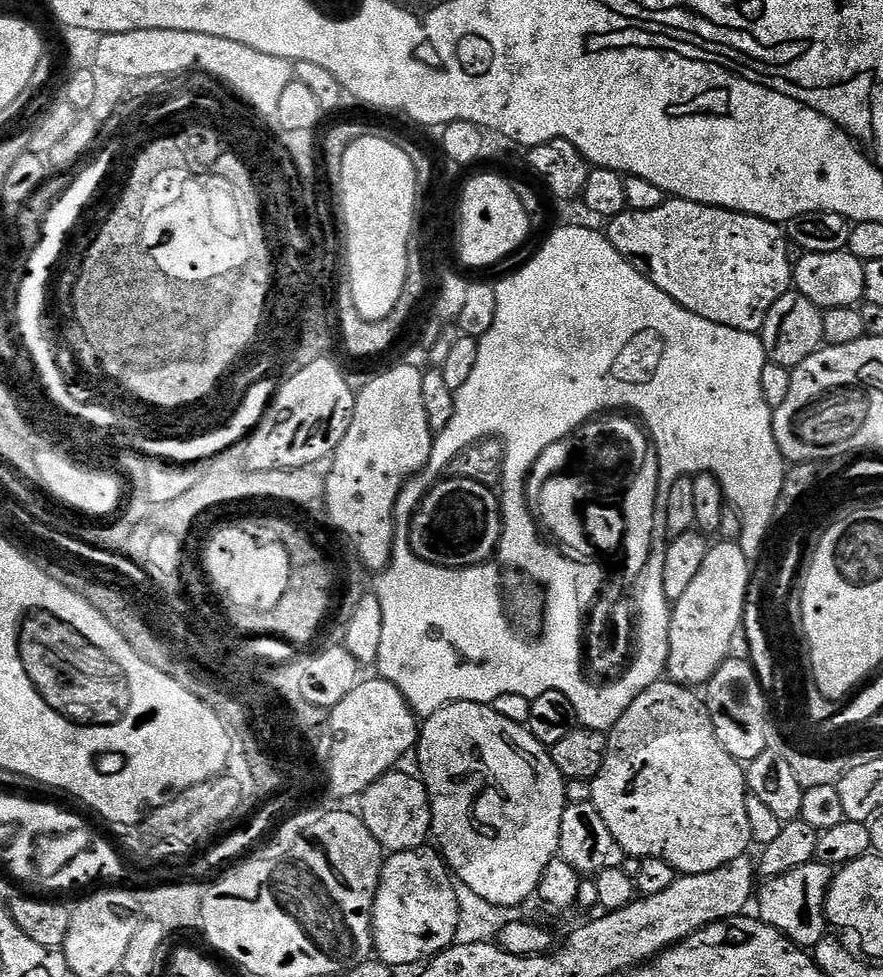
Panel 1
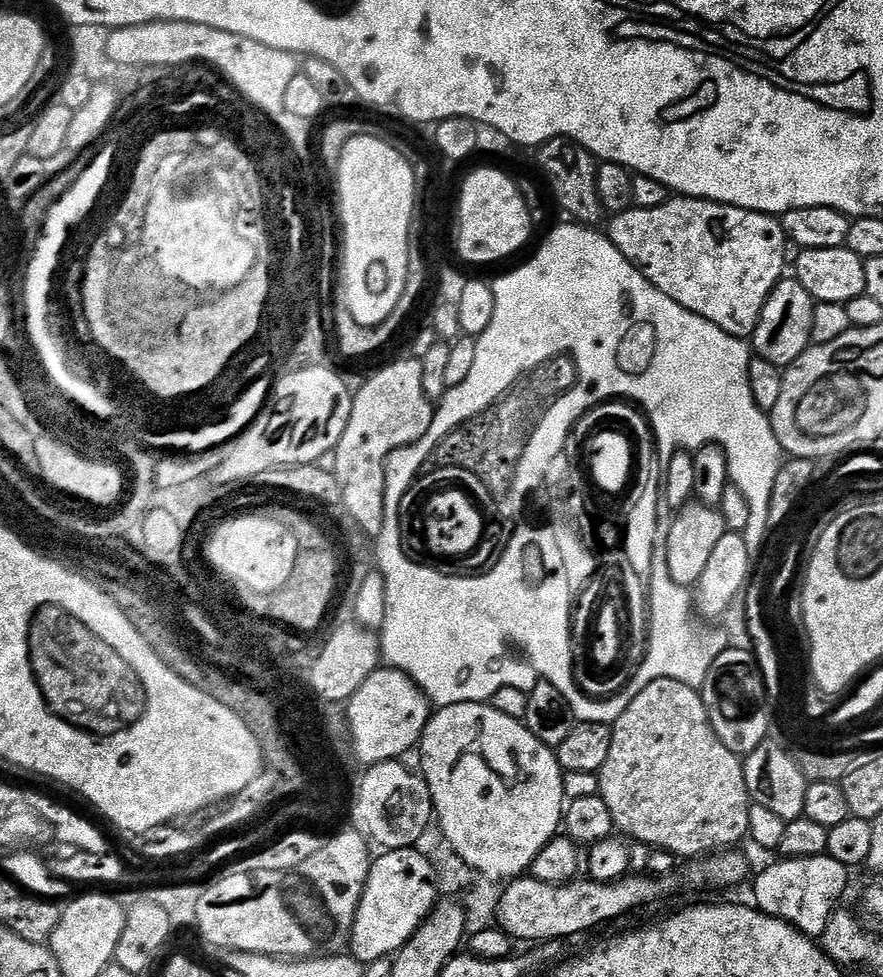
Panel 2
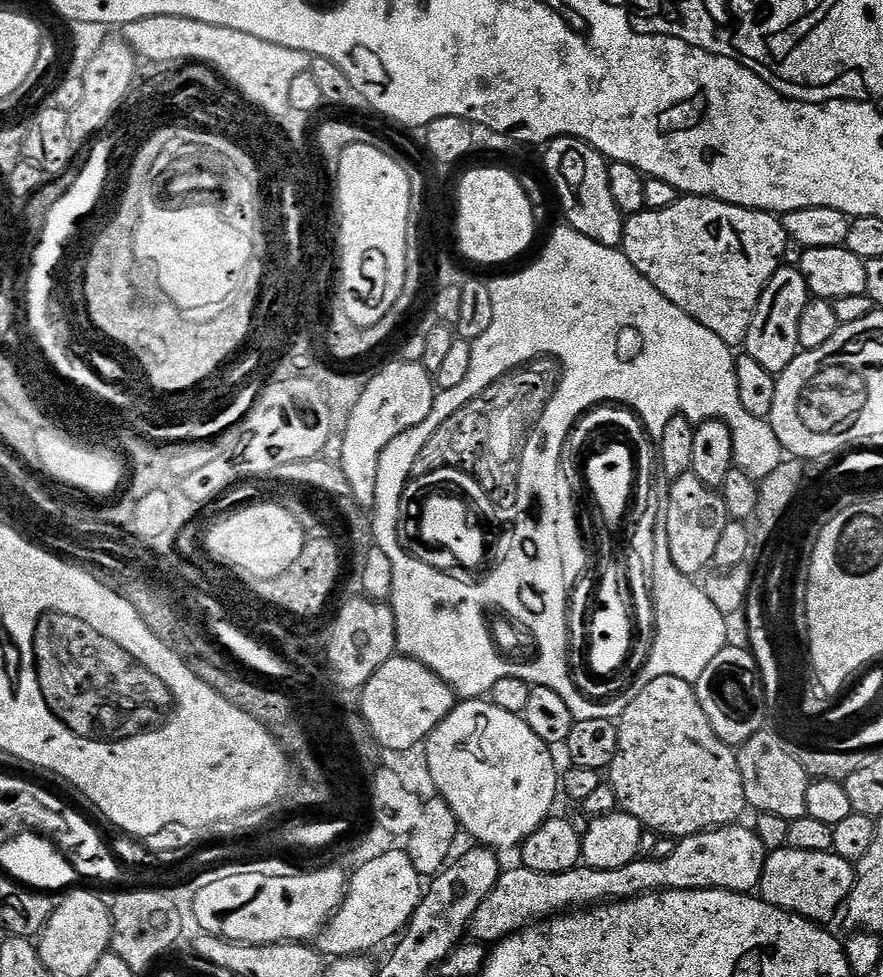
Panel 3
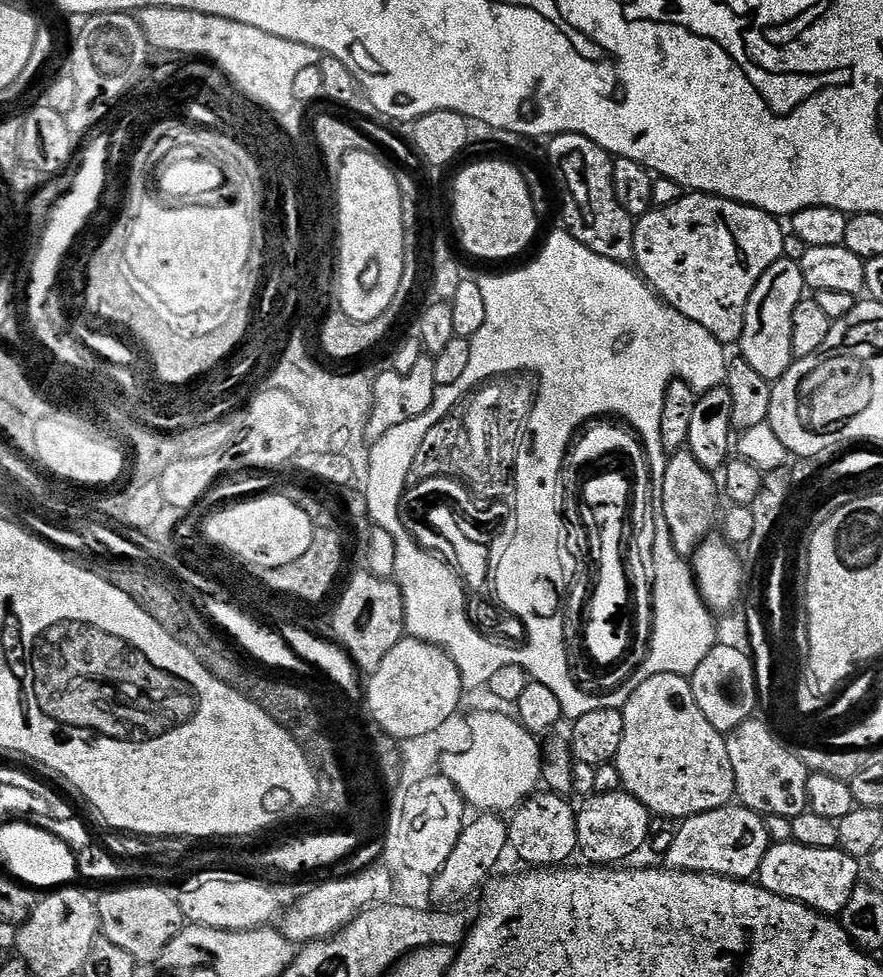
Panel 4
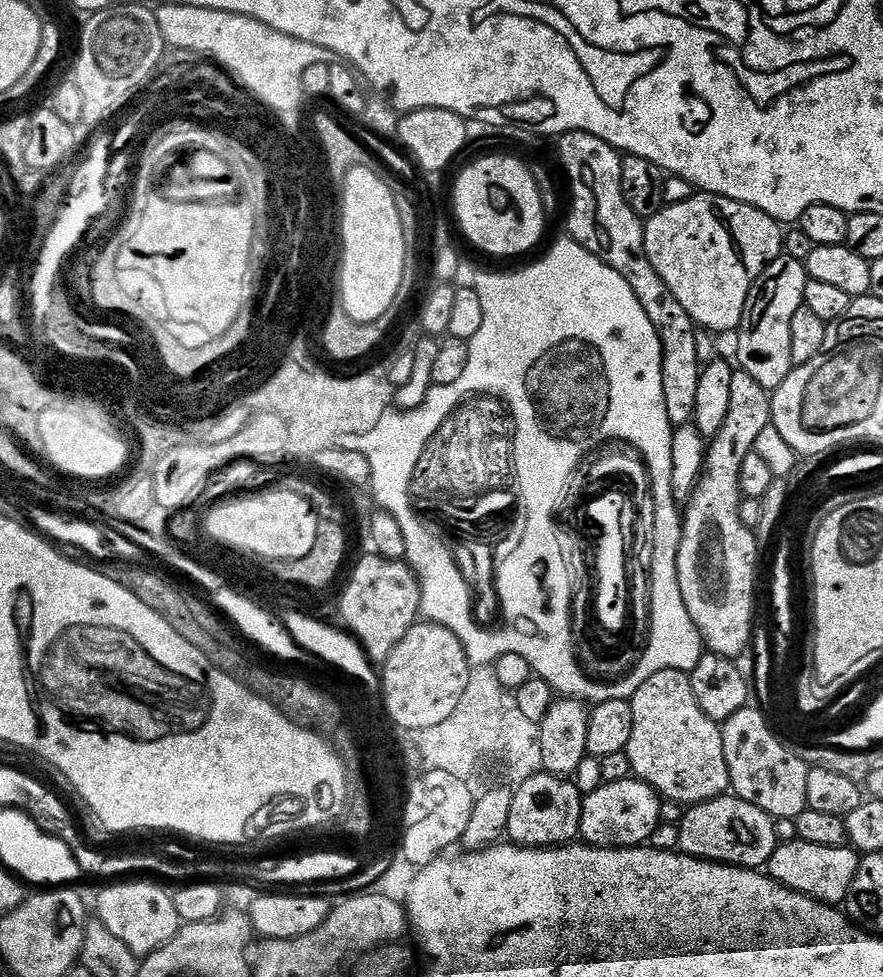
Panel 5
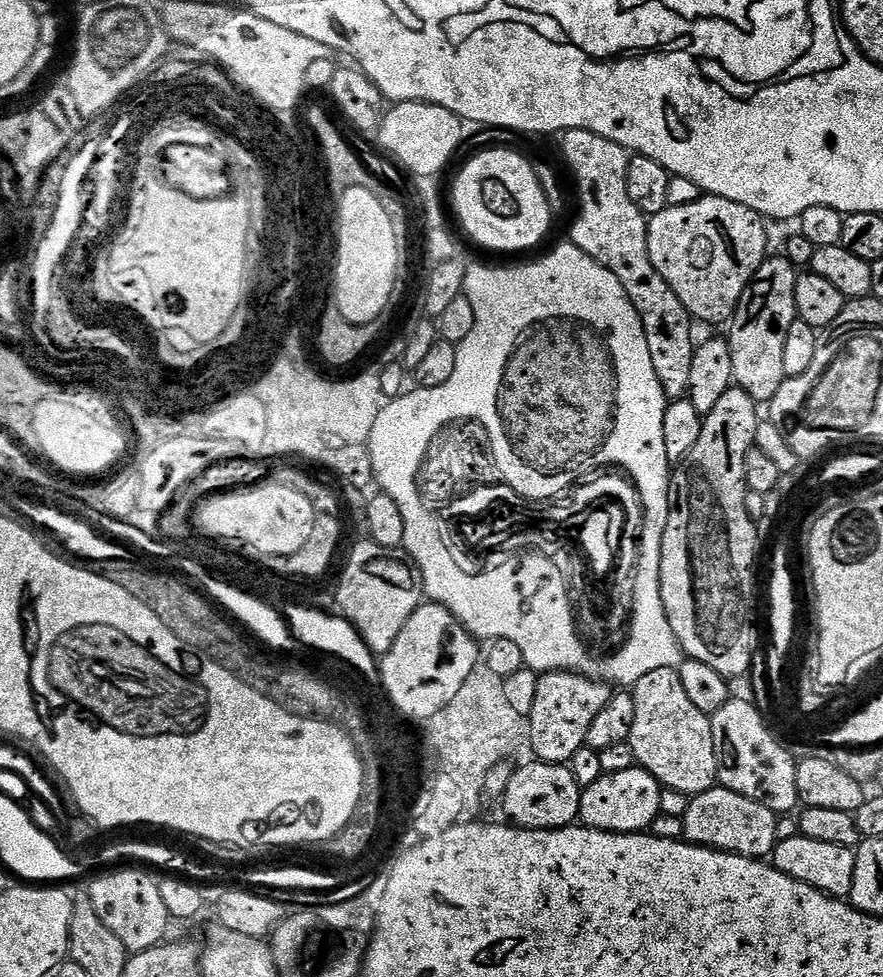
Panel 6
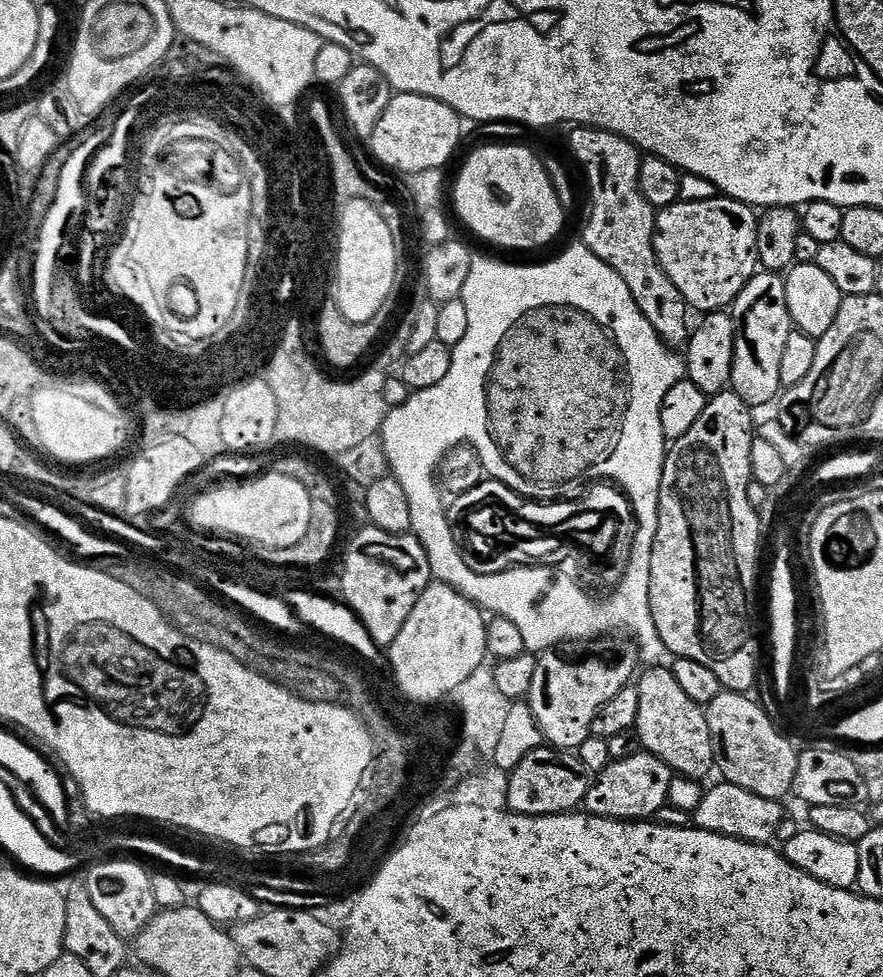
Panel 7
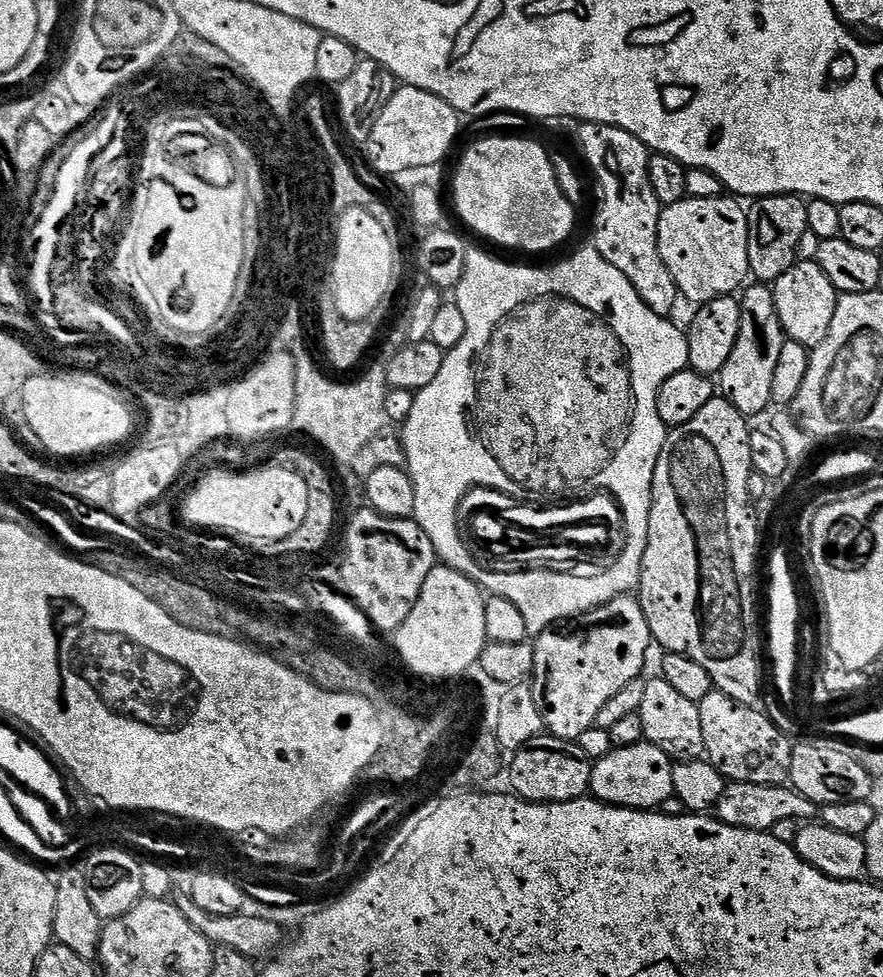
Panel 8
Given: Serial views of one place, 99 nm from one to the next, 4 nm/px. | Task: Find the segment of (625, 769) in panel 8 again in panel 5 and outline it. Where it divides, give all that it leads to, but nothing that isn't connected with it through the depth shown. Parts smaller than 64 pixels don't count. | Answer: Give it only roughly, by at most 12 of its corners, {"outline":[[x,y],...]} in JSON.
{"outline":[[629,778],[583,797],[579,839],[639,848],[661,797]]}

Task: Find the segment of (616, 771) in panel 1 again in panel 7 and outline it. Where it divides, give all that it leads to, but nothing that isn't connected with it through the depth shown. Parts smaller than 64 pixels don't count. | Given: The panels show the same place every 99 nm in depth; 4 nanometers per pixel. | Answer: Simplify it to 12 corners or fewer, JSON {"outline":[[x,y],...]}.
{"outline":[[671,667],[639,677],[635,733],[673,773],[717,767],[708,713]]}

